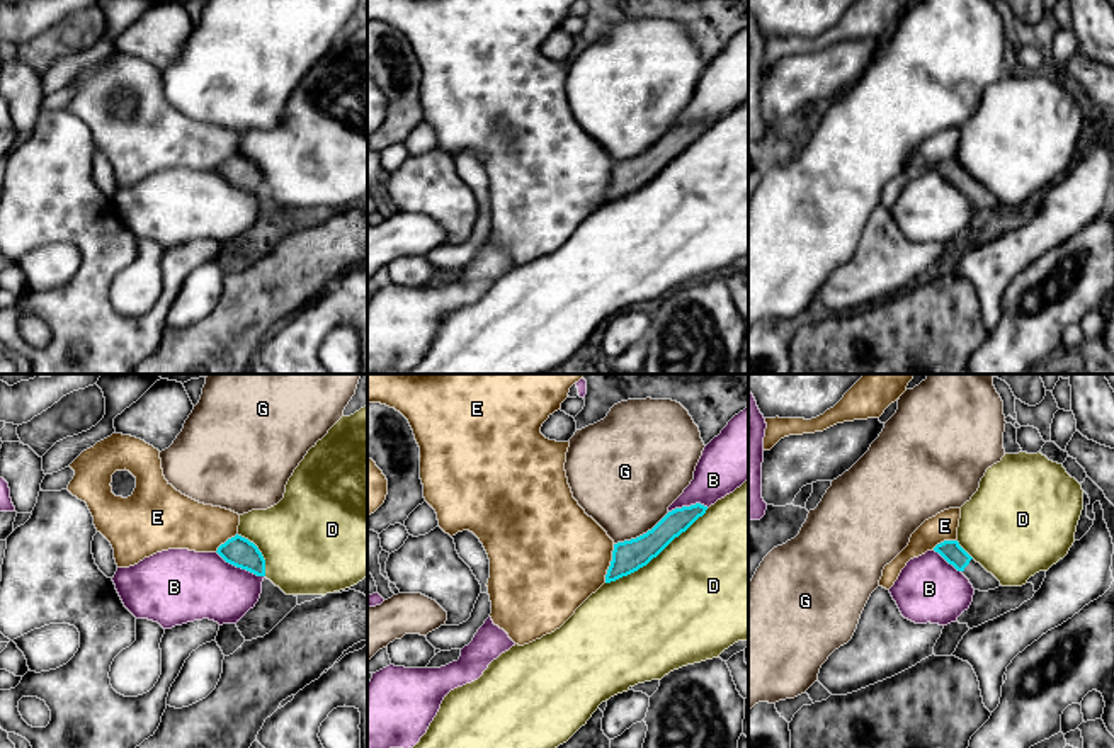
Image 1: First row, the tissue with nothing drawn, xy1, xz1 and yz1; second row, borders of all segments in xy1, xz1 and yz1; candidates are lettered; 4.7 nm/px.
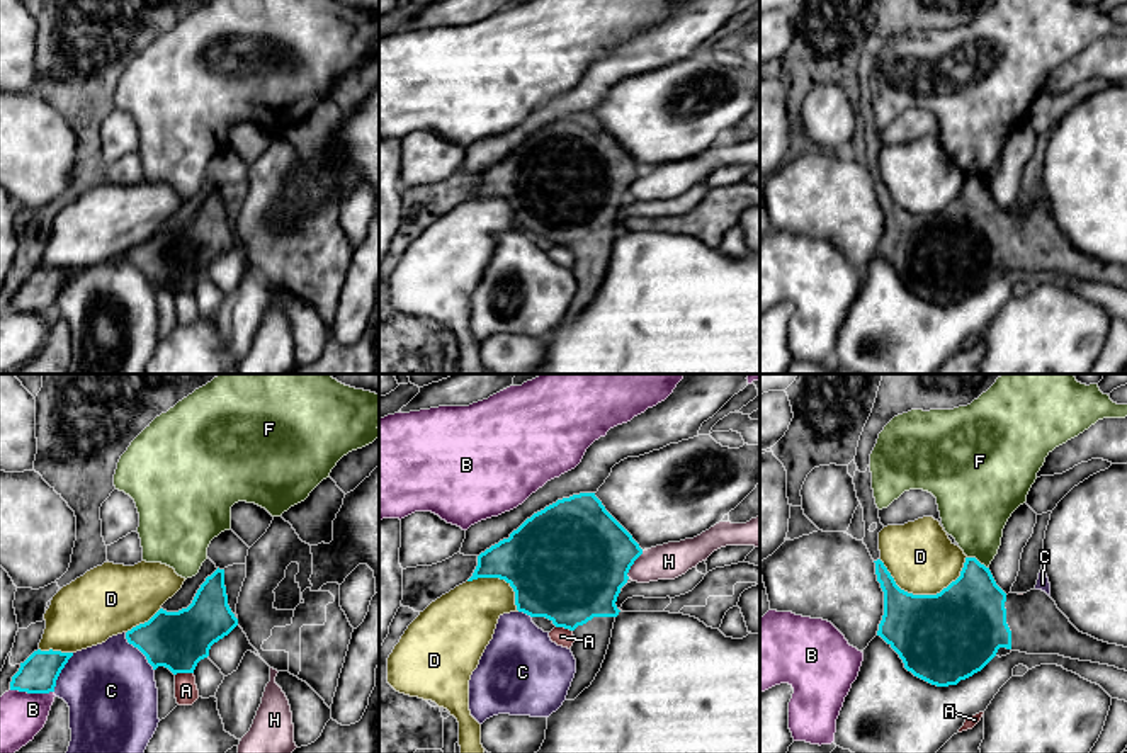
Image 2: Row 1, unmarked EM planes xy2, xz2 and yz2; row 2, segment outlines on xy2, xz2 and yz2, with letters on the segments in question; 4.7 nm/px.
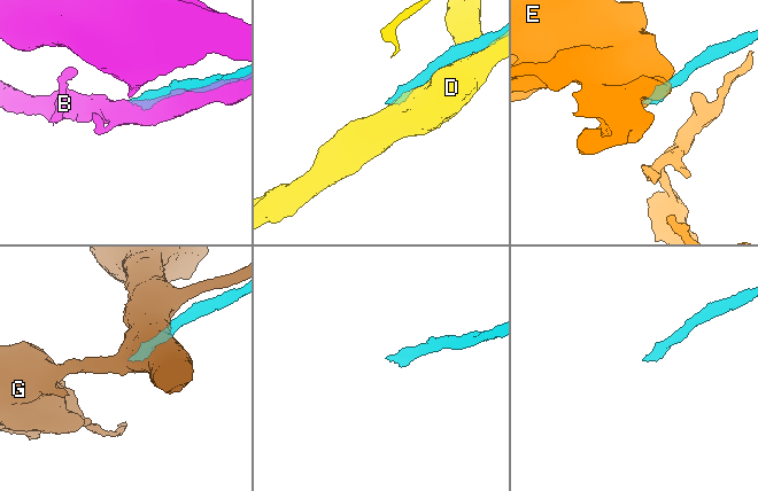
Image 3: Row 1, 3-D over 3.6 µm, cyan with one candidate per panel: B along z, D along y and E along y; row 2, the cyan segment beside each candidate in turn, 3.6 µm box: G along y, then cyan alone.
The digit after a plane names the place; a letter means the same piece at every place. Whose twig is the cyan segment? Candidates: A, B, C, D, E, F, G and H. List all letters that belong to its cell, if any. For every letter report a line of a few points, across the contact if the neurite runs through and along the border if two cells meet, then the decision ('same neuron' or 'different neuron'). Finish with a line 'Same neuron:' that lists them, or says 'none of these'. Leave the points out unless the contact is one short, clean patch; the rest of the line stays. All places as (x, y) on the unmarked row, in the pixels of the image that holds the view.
A: different neuron
B: different neuron
C: different neuron
D: different neuron
E: xz1 (614, 164), (604, 201) | different neuron
F: yz2 (968, 175), (973, 175), (988, 187) | different neuron
G: different neuron
H: xz2 (643, 170), (628, 196) | different neuron
Same neuron: none of these

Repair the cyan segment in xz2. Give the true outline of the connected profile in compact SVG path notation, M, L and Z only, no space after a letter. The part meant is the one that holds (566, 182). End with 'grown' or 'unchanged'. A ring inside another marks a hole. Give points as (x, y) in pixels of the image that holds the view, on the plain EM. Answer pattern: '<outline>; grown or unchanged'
M580 112L558 119L527 138L508 158L478 175L478 185L467 201L478 197L505 199L515 211L518 231L546 236L556 246L569 248L575 262L569 267L576 292L566 320L575 320L592 304L605 279L620 207L629 189L643 173L632 155L605 129L595 112Z; grown

